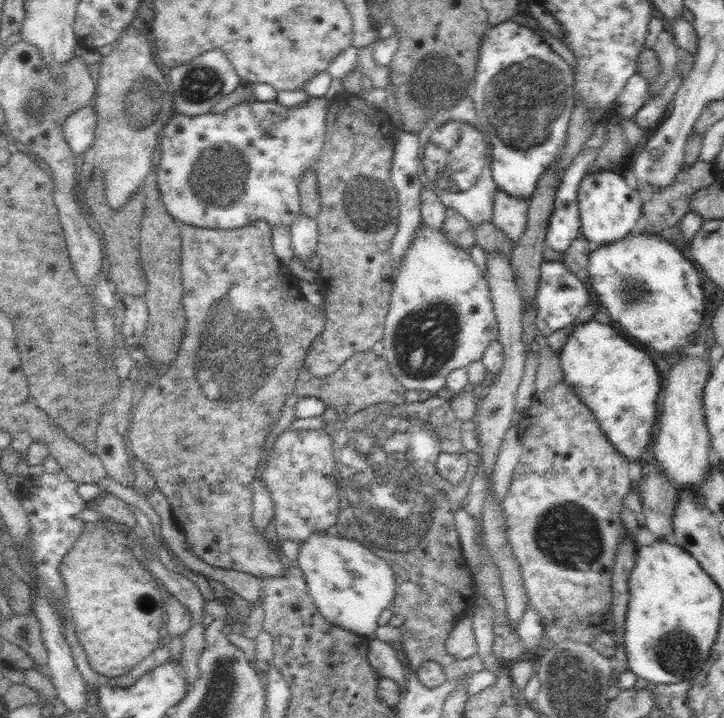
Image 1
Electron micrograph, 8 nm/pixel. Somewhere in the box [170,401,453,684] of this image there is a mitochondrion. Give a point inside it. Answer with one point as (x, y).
(383, 480)

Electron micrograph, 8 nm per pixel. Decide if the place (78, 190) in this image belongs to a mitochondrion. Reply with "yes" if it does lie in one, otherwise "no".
no

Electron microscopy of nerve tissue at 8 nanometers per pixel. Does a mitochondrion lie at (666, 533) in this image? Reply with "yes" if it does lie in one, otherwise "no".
no

